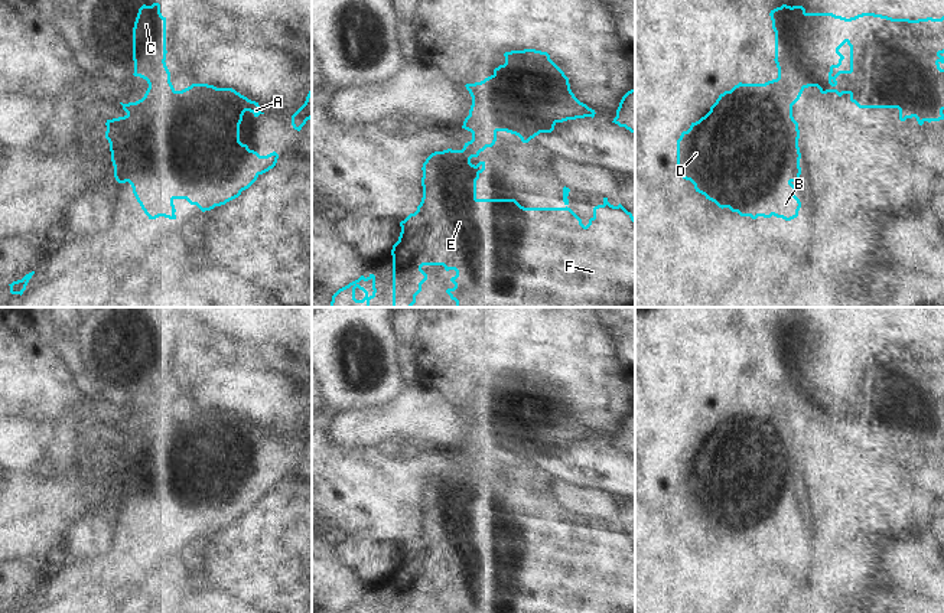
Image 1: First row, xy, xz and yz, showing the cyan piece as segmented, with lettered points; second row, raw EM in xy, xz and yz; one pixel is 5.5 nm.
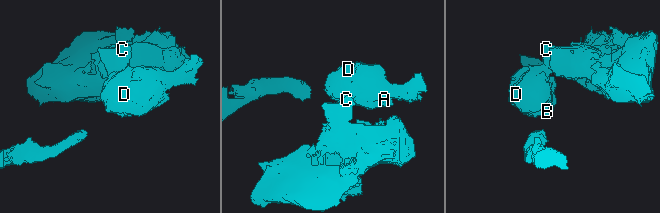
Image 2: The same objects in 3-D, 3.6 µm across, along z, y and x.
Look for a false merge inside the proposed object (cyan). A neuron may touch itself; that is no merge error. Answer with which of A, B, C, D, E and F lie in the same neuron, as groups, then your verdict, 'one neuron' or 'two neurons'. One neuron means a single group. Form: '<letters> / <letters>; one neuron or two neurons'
A B D / C E F; two neurons

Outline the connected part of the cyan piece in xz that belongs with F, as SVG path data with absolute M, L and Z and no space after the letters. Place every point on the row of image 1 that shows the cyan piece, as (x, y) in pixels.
M472 134L472 140L465 143L462 150L443 150L432 153L423 163L423 198L417 211L400 222L401 232L398 241L393 245L393 307L411 307L416 296L421 291L421 284L427 280L423 265L443 265L446 271L455 270L456 275L450 278L455 284L446 293L456 301L456 307L635 307L635 218L621 203L613 206L603 198L603 203L593 208L593 216L585 226L582 219L567 206L569 188L563 188L564 208L524 208L515 199L478 199L476 180L485 170L485 162L476 166L471 163L486 149L484 137Z

